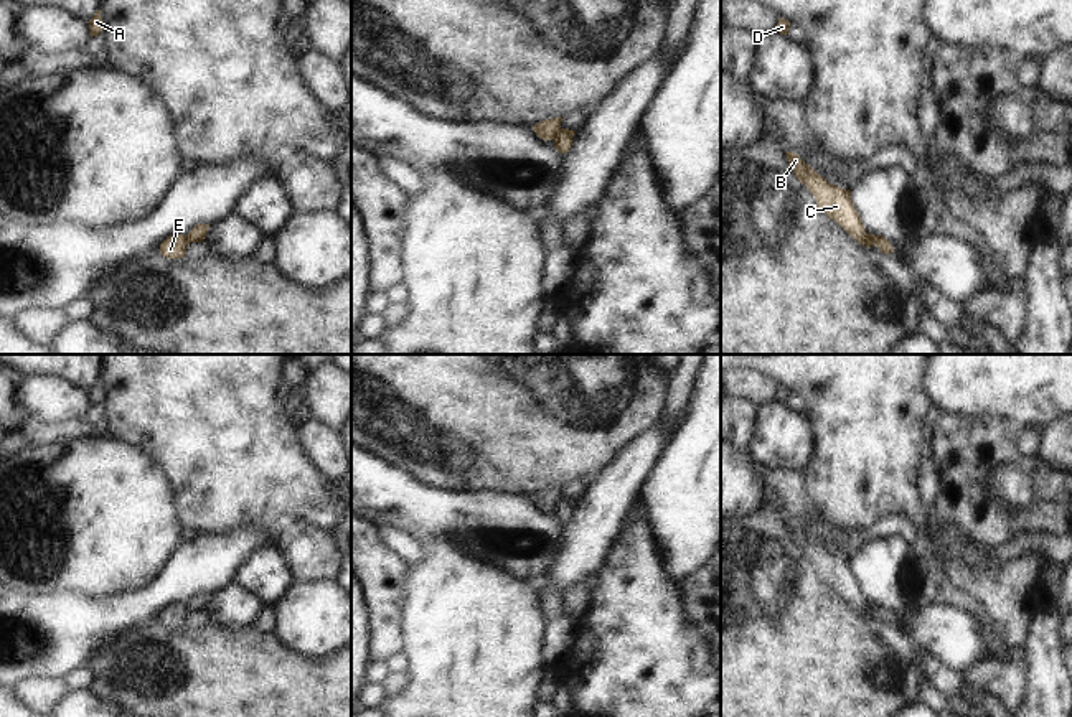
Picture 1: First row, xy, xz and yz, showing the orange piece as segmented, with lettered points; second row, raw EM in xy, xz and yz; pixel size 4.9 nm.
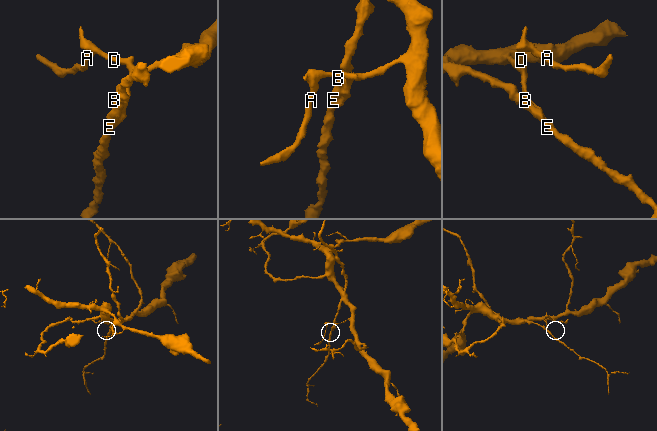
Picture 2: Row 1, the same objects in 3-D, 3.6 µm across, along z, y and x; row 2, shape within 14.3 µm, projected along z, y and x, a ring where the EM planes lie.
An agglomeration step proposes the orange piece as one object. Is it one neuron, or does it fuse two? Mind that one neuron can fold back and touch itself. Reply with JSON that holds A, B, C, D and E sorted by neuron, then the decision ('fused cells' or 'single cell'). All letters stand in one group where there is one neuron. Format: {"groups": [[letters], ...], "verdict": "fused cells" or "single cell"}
{"groups": [["A", "D"], ["B", "C", "E"]], "verdict": "fused cells"}

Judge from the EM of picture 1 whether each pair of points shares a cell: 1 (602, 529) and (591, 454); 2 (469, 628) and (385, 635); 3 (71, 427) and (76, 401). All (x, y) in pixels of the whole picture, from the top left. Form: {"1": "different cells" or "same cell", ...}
{"1": "different cells", "2": "different cells", "3": "different cells"}

